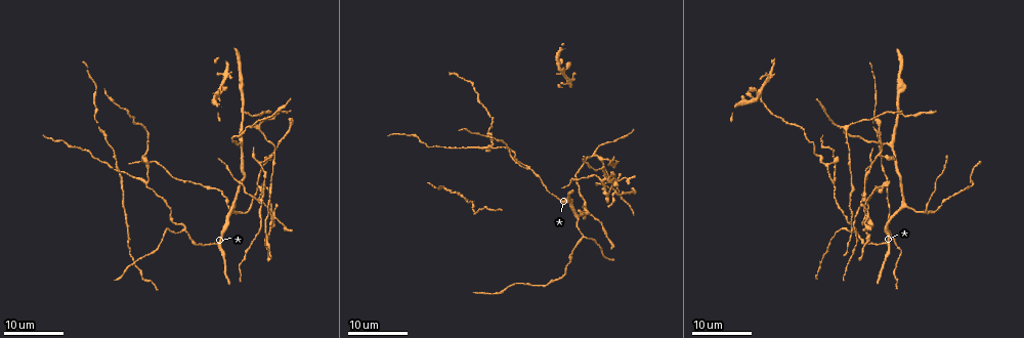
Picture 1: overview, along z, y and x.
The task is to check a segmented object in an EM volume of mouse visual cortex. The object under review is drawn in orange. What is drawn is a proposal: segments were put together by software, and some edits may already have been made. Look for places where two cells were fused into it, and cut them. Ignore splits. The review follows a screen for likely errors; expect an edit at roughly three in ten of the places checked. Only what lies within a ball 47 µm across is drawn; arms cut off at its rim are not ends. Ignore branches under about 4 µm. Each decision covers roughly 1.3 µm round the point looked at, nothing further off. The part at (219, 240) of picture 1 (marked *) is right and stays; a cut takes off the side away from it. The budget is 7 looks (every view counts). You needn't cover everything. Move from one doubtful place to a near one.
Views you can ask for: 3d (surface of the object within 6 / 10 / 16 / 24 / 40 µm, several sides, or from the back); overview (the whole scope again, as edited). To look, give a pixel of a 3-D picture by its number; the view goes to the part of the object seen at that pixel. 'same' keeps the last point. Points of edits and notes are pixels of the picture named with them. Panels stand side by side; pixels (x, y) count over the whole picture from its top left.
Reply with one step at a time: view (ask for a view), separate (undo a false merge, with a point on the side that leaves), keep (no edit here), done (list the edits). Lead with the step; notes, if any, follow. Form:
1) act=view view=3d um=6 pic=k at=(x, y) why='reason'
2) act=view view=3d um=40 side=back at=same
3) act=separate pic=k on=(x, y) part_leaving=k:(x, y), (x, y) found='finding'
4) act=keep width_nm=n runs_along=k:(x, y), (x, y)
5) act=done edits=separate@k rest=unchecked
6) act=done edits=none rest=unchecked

act=view view=3d um=16 pic=1 at=(584, 201) why='a fork'

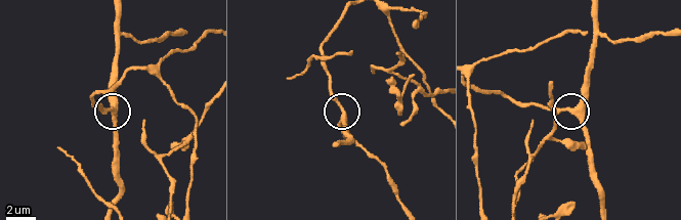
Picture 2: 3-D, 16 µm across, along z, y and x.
act=view view=3d um=10 pic=2 at=(343, 115) why='closer look'

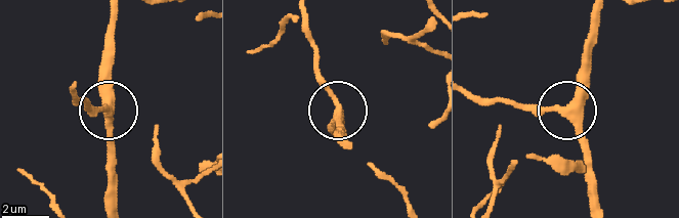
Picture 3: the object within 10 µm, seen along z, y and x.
act=keep arms=3 runs_along=3:(597, 206), (589, 146), (567, 112), (583, 43) found='one cell here'

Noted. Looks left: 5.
act=view view=3d um=24 pic=1 at=(584, 238)

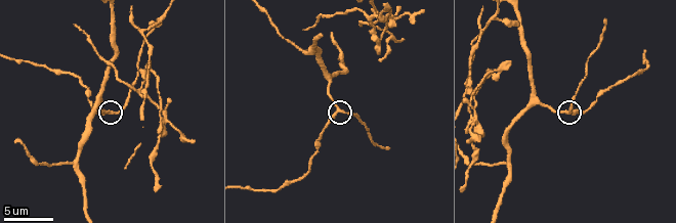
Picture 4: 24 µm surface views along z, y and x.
act=view view=3d um=6 pic=4 at=(109, 113) why='zoom in'

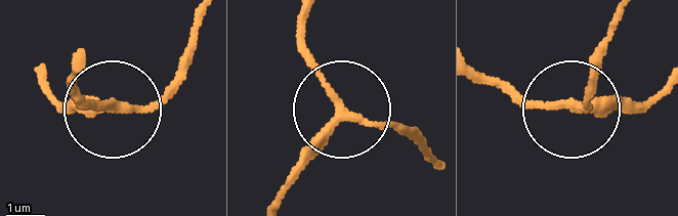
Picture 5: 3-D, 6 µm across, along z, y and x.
act=keep width_nm=240 found='all the same cell'

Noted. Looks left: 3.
act=view view=3d um=10 pic=4 at=(470, 87) why='looks like a crossing'

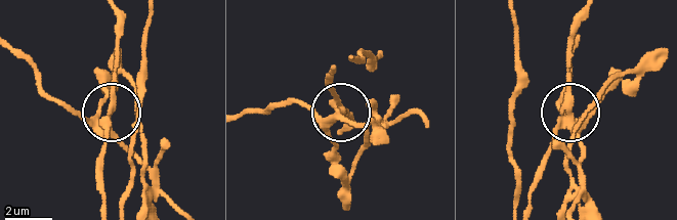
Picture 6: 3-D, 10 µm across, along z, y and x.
act=separate pic=6 on=(579, 125) found='a second cell is stuck on'

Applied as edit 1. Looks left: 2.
act=view view=3d um=10 pic=4 at=(143, 126) why='arms part here'

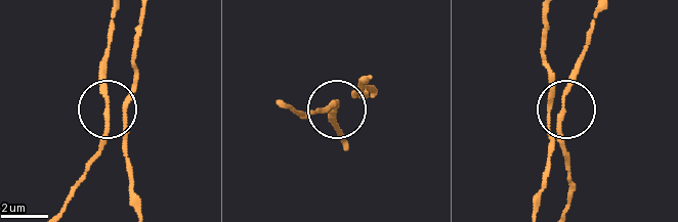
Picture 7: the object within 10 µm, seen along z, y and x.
act=keep width_nm=150 runs_along=7:(547, 12), (547, 77), (564, 113), (564, 158) found='all the same cell'

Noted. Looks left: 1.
act=done edits=separate@6 rest=unchecked

